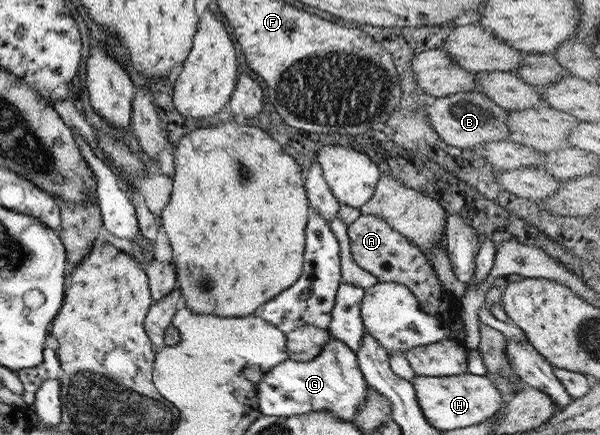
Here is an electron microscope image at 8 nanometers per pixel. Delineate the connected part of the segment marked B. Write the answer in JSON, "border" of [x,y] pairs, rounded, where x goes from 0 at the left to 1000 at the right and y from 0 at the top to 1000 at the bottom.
{"border":[[[765,211],[748,223],[732,221],[732,228],[708,255],[712,255],[715,287],[725,297],[732,320],[765,343],[785,343],[813,324],[842,322],[850,308],[843,290],[848,255],[832,246],[802,211]]]}

